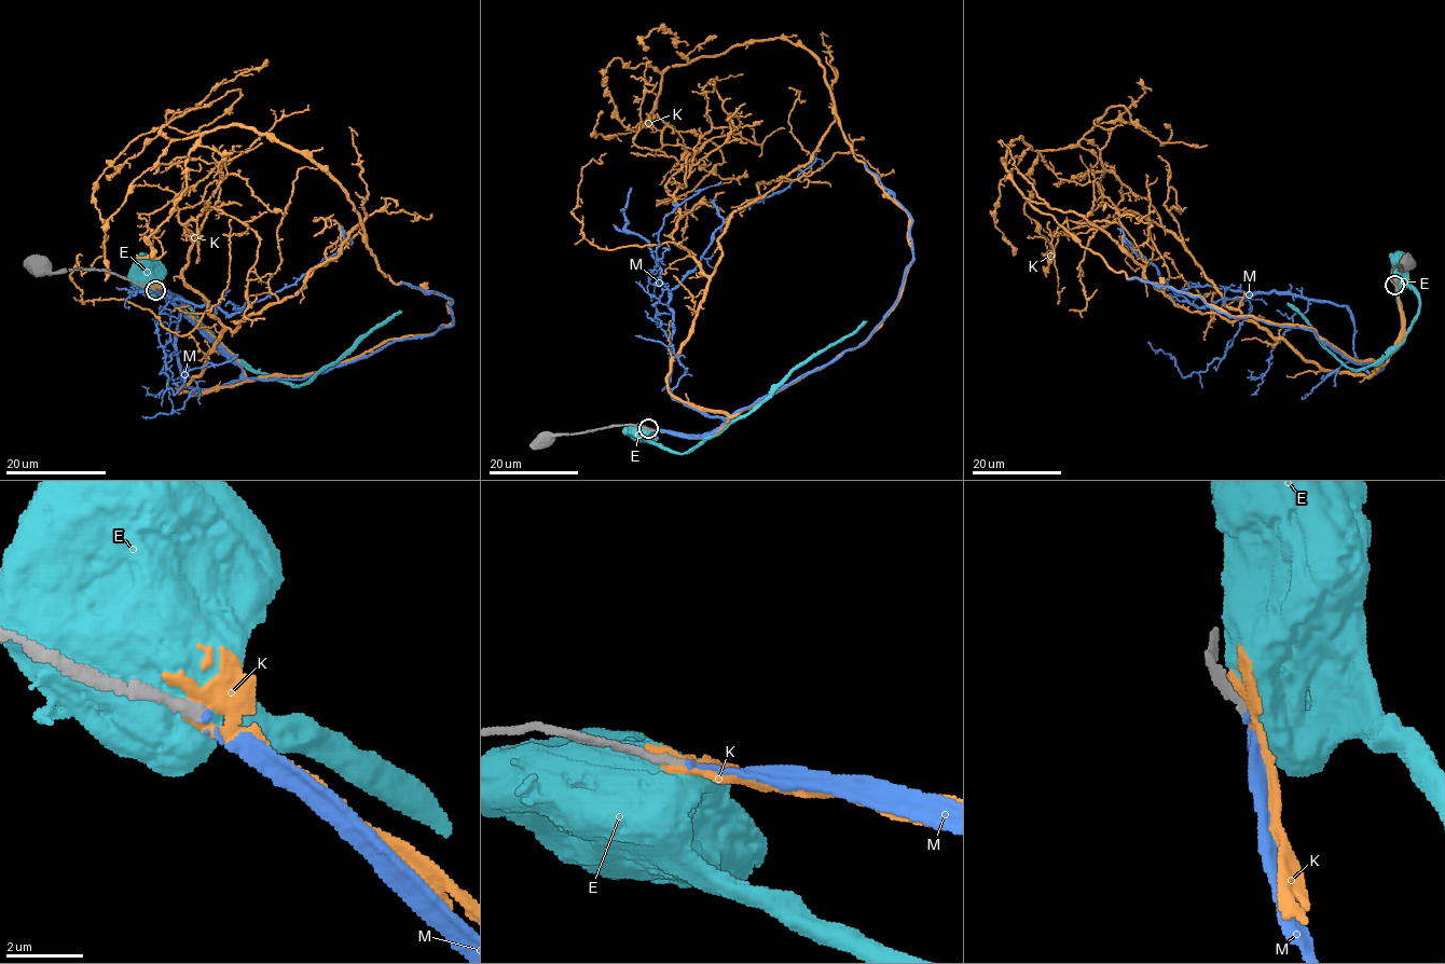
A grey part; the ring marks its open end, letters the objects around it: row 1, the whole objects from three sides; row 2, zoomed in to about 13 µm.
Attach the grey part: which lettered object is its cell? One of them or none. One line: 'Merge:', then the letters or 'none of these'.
Merge: M

